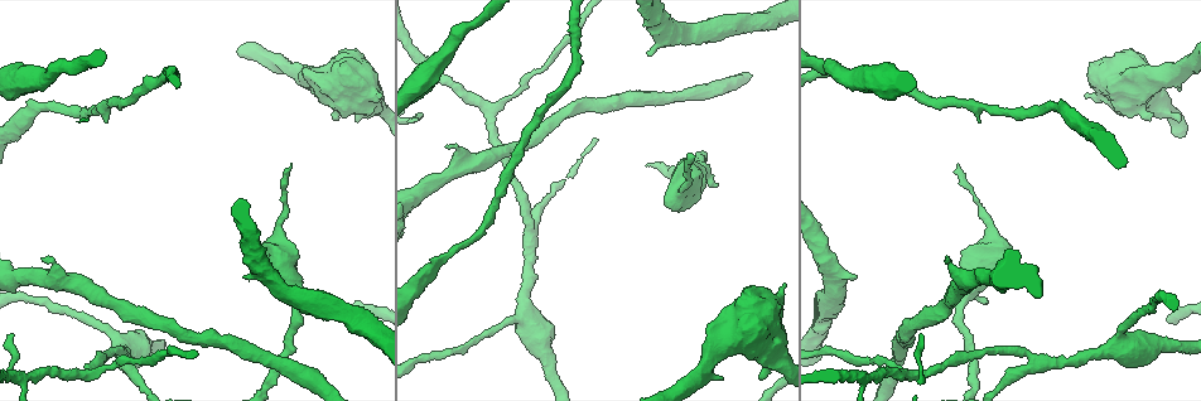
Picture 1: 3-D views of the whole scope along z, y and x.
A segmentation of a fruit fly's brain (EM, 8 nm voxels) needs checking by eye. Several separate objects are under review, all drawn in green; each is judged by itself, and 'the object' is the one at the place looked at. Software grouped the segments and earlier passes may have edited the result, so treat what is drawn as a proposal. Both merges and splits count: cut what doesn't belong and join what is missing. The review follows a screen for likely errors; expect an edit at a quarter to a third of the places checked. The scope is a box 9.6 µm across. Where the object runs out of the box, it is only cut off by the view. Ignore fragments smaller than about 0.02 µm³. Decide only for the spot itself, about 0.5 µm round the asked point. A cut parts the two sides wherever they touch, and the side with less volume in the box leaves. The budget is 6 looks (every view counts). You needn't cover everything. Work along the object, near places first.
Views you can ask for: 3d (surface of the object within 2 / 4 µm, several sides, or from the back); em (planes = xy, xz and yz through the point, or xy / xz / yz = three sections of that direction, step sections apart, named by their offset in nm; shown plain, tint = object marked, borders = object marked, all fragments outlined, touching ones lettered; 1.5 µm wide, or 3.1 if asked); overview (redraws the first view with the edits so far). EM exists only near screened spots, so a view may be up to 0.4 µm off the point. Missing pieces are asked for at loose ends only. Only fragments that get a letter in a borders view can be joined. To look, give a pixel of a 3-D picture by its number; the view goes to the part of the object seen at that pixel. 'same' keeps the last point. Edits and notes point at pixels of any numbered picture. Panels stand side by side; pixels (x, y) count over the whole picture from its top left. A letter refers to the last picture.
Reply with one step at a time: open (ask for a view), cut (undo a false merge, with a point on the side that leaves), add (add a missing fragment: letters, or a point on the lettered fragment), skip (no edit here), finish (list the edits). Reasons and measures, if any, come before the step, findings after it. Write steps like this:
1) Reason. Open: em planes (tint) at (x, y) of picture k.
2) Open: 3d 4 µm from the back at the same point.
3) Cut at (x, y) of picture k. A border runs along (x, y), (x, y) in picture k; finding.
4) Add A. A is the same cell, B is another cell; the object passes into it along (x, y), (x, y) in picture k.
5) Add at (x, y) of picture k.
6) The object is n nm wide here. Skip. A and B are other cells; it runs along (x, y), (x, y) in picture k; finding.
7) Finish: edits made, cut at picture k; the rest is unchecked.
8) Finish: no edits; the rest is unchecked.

Arms part here. Open: 3d 2 µm from the back at (54, 282) of picture 1.

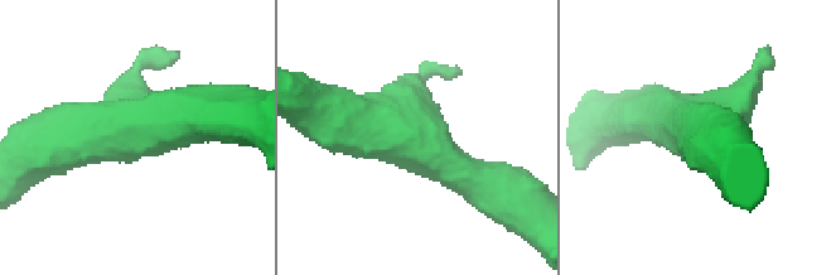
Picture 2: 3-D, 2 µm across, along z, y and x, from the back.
Need the tissue. Open: em yz step 8 (tint) at (410, 143) of picture 2.

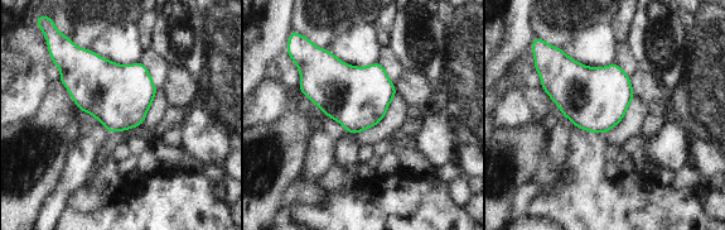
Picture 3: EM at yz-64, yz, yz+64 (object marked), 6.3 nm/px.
Cut it another way. Open: em planes (borders) at the same point.

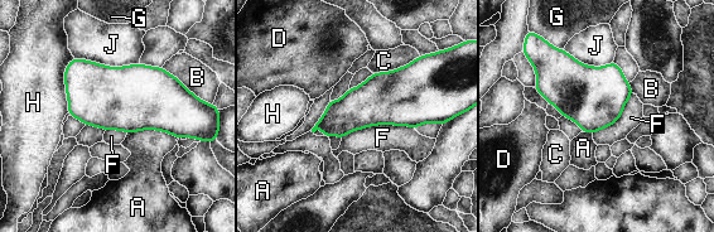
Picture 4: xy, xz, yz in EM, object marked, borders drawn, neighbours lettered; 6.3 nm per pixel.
Skip. A, B, C, D, F, G, H and J are other cells; continuous, no second cell.

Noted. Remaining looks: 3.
Thick end. Open: 3d 2 µm at (246, 279) of picture 1.

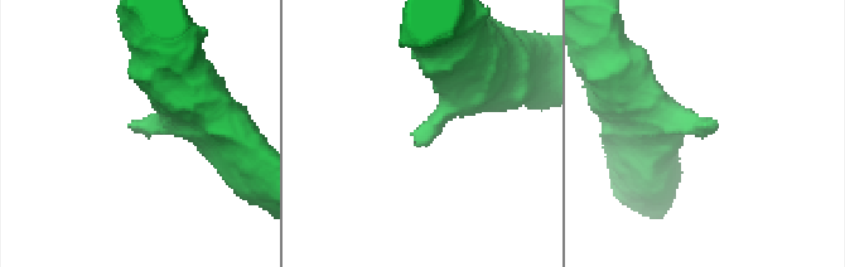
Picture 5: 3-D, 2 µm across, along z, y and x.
Open: em xy step 4 (borders) at (419, 146) of picture 5.

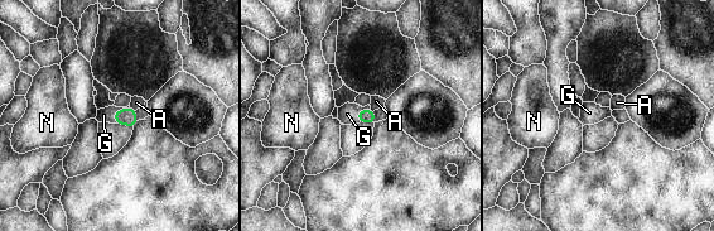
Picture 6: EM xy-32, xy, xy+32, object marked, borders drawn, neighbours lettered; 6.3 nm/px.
Add at (104, 115) of picture 6. G is the same cell, A and N are other cells; the object passes into it along (128, 116), (116, 111), (104, 115) in picture 6; the cell continues.

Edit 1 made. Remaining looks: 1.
Finish: edits made, add at picture 6; the rest is unchecked.

